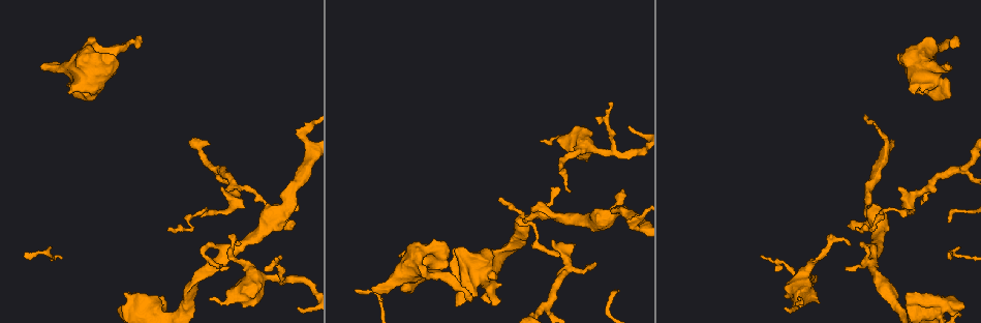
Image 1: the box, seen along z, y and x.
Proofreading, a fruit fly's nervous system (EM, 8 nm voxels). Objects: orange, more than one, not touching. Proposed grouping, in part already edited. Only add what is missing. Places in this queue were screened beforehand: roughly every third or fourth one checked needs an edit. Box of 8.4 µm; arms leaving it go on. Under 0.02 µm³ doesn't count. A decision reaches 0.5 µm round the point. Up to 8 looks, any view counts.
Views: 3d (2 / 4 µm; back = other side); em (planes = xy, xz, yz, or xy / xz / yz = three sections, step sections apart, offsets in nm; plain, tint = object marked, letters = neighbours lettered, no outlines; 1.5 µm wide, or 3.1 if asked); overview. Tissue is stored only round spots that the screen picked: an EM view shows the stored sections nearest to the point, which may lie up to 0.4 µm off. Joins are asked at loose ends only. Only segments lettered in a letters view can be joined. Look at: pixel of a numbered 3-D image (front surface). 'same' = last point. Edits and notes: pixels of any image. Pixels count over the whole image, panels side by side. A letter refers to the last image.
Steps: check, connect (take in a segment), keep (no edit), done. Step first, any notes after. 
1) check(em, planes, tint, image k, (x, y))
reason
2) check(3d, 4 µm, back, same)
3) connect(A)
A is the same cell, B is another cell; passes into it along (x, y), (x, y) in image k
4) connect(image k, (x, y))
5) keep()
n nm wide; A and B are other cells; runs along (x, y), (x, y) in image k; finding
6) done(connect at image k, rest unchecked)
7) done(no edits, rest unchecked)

check(3d, 2 µm, image 1, (801, 301))
an open end

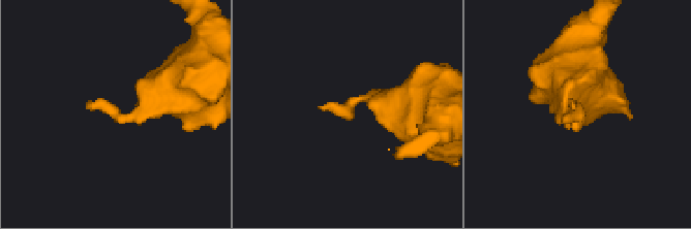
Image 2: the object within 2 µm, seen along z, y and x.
check(em, planes, letters, image 2, (576, 112))

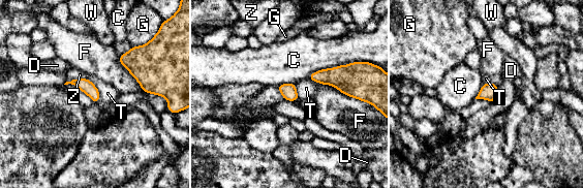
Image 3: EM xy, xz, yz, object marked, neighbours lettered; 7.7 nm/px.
keep()
100 nm wide; C, D, F, G, T, W and Z are other cells; no lettered segment goes on from it

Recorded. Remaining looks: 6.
check(3d, 4 µm, image 1, (298, 306))
tapers out

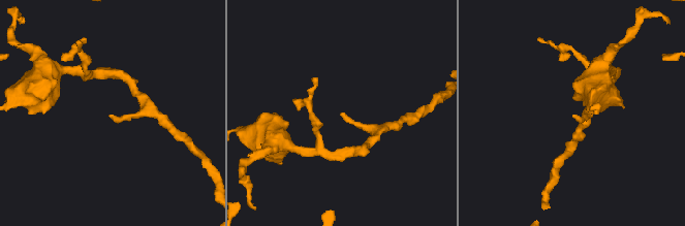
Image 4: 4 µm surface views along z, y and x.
check(em, xz, step 8, letters, image 4, (110, 116))
now the EM

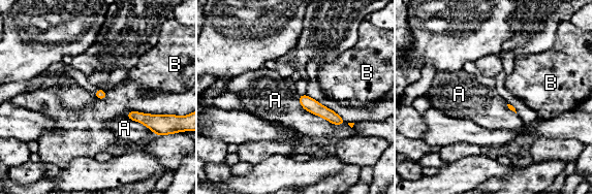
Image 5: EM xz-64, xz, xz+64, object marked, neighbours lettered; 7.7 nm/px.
keep()
A touches over 360 nm; A and B are other cells; border along (298, 95), (305, 109), (334, 124) in image 5; none of them fits

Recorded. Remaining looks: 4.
check(3d, 2 µm, image 1, (170, 227))
tapers out

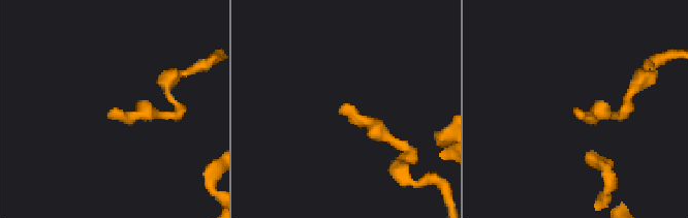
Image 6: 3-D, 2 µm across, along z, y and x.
check(em, planes, letters, image 6, (575, 111))

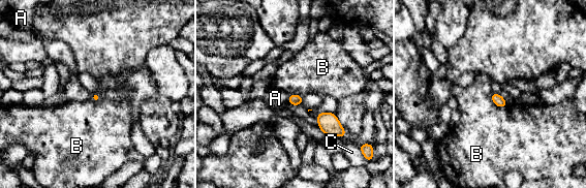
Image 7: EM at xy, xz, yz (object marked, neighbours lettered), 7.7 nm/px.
keep()
B touches over 100 nm; A, B and C are other cells; border along (101, 97), (99, 100), (90, 99) in image 7; none of them fits

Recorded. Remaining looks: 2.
done(no edits, rest unchecked)

